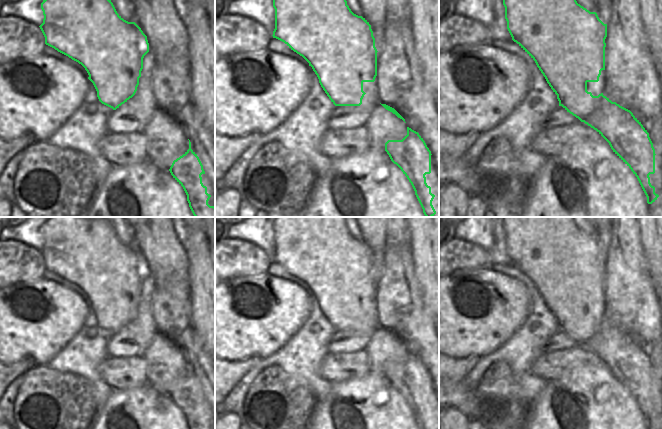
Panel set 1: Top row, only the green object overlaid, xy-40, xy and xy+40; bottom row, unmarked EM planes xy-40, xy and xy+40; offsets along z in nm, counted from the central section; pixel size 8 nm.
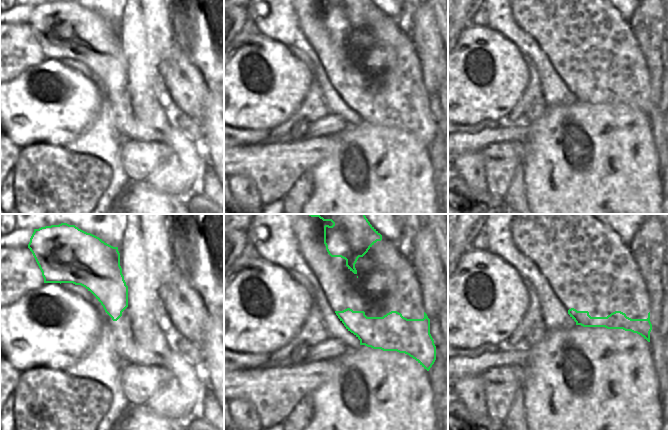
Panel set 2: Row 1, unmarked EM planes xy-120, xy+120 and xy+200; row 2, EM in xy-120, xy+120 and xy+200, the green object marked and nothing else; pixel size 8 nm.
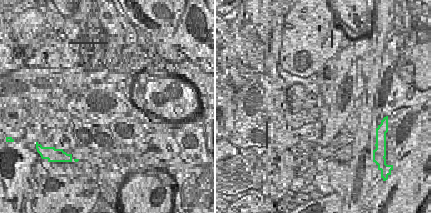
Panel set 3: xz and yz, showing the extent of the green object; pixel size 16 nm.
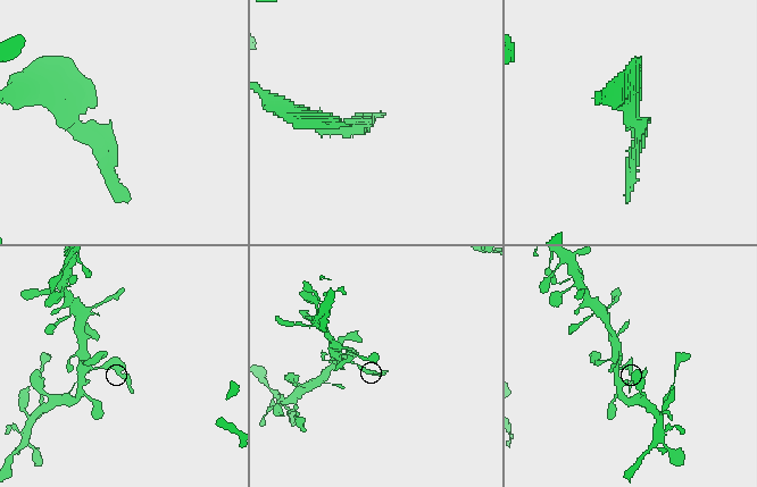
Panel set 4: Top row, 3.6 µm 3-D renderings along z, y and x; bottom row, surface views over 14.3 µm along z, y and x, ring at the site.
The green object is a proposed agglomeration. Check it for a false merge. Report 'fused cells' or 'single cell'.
fused cells

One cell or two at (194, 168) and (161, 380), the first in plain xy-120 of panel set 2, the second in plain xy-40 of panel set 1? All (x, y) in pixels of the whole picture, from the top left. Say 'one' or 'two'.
one

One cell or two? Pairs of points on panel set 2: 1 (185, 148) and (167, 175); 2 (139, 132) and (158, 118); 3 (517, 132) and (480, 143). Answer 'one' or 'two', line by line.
1: one
2: one
3: one

